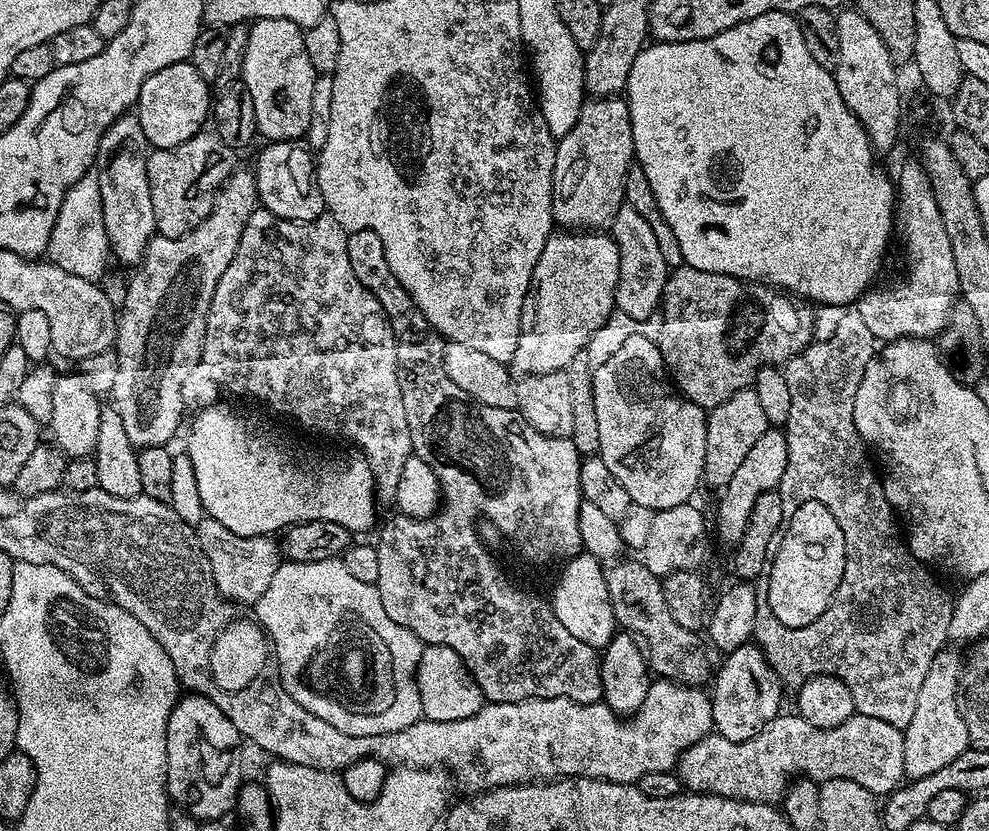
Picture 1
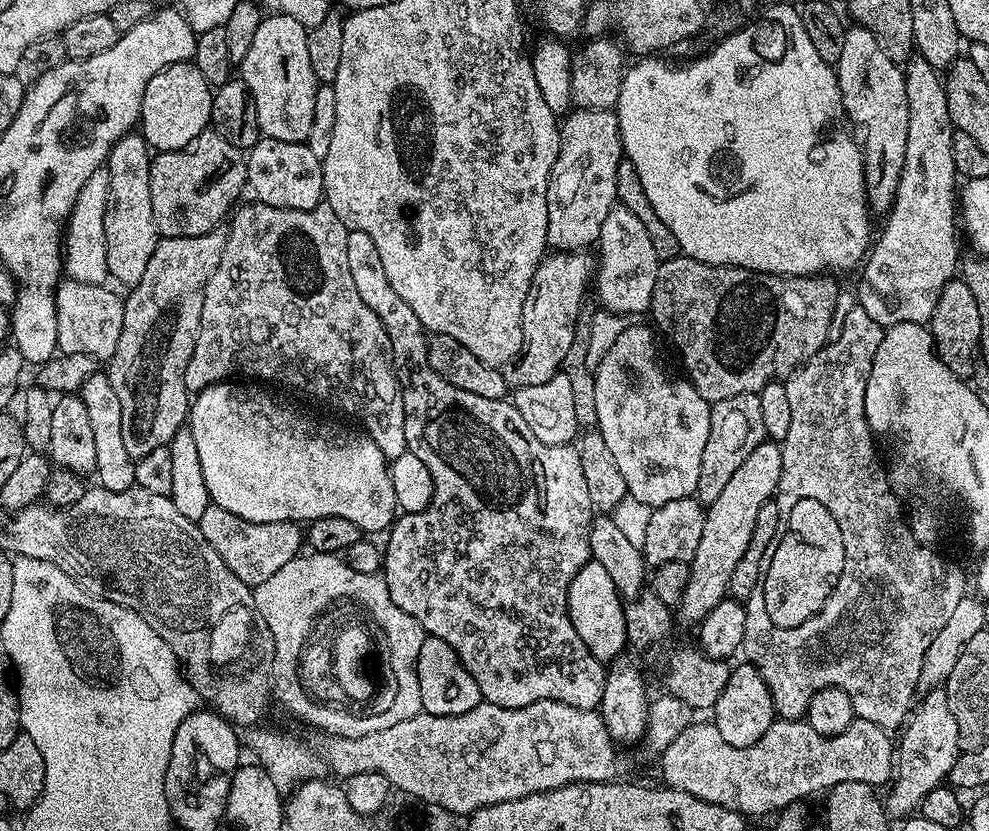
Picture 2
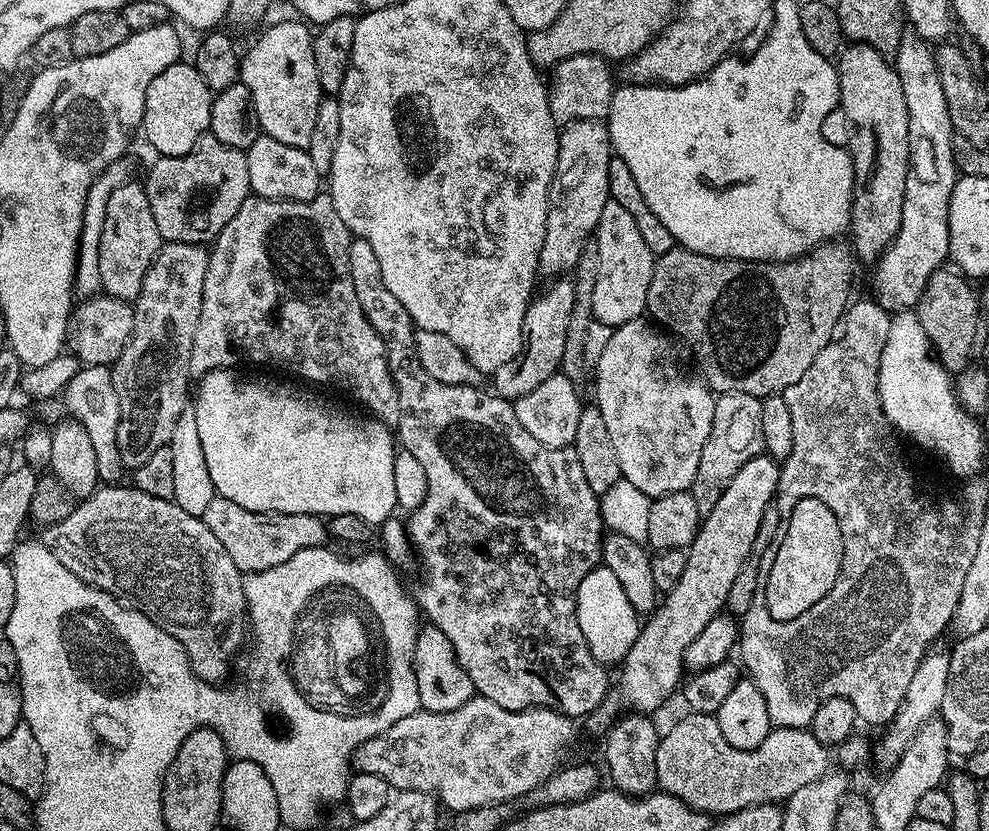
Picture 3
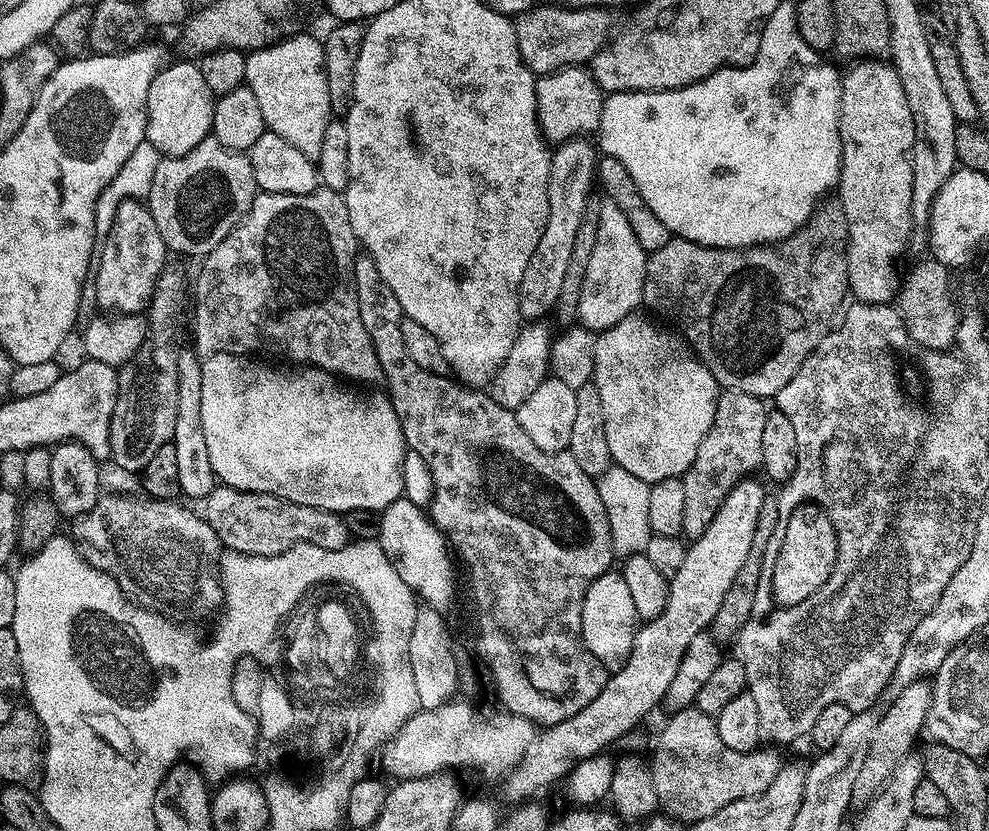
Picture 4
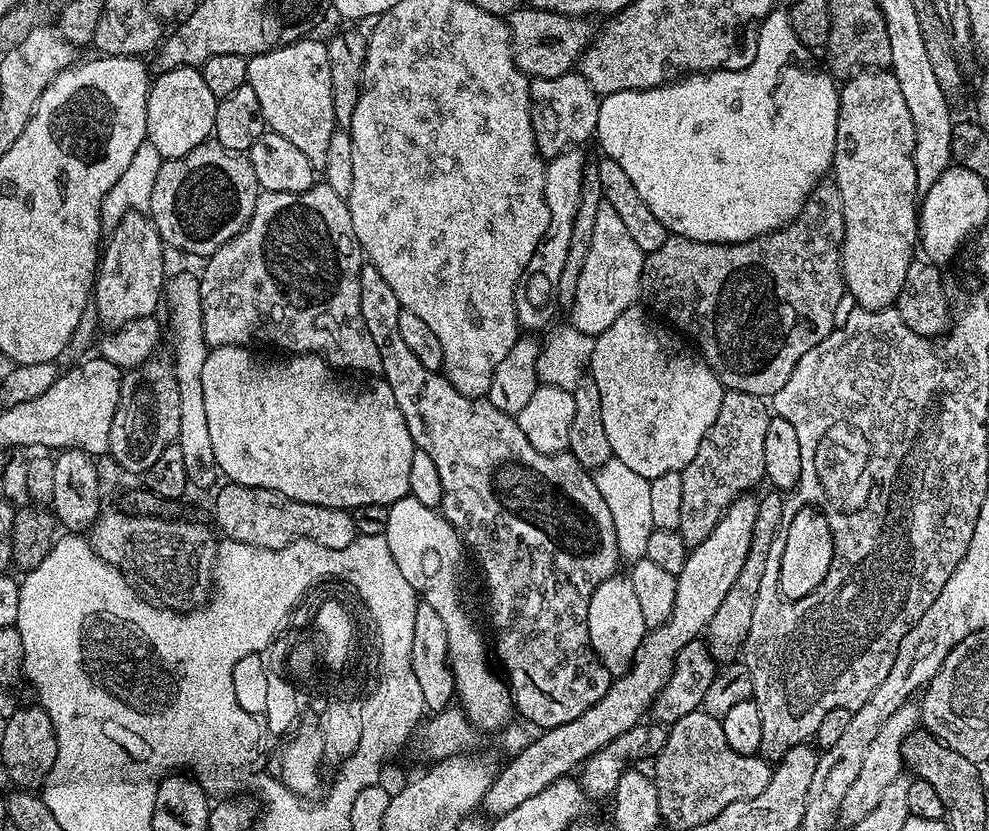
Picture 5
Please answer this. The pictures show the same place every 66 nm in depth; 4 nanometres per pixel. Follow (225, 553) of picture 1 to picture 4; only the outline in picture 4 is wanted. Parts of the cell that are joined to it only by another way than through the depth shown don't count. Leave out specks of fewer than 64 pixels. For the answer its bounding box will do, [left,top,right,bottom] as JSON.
[198,486,350,556]

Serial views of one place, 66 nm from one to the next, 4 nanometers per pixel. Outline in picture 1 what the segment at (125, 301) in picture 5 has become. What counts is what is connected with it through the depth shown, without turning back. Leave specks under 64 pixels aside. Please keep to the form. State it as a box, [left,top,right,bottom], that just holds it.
[95,114,157,265]

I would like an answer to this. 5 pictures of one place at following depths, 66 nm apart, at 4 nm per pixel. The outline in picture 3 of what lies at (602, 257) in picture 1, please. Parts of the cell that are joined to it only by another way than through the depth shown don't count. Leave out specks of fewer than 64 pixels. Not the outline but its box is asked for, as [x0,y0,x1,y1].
[491,278,575,401]

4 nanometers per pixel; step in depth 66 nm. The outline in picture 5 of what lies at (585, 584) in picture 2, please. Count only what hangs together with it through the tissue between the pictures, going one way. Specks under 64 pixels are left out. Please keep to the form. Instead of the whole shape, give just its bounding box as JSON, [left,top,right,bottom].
[588,574,646,678]

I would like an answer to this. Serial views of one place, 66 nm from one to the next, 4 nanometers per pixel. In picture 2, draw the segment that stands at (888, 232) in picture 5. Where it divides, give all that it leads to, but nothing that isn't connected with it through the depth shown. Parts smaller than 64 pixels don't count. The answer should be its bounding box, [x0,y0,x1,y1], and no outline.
[834,26,910,214]

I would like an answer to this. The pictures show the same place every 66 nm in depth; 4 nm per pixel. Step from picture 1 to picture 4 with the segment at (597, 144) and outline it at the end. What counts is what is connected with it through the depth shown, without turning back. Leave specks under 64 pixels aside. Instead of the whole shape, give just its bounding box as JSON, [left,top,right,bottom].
[520,138,598,321]

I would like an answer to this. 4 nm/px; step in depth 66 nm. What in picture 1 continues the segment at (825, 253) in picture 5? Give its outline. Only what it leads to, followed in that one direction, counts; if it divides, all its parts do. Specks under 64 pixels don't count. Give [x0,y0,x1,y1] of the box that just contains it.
[658,266,813,410]

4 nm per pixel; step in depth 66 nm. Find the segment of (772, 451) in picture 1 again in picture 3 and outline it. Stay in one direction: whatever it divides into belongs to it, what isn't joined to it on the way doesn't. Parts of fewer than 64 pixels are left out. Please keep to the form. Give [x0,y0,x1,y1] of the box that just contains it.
[619,454,781,714]

